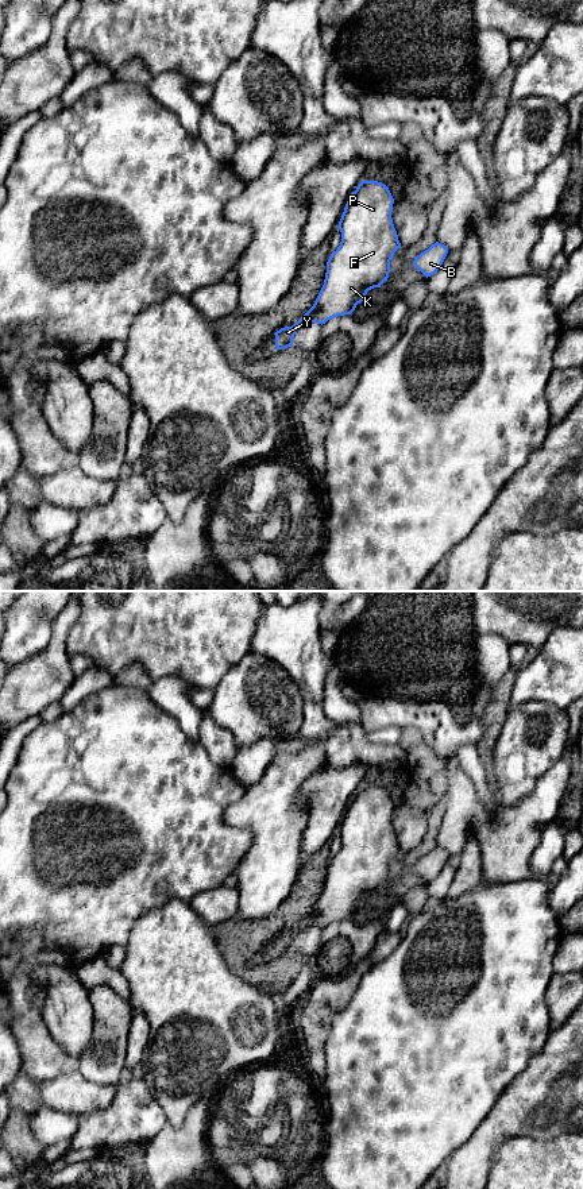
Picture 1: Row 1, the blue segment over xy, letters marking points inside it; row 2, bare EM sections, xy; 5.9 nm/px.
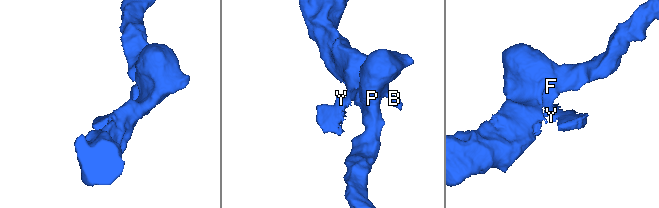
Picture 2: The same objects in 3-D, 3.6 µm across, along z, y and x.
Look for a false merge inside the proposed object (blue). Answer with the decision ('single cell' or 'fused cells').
fused cells

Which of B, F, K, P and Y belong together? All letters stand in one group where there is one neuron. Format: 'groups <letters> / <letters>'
groups B F K P / Y

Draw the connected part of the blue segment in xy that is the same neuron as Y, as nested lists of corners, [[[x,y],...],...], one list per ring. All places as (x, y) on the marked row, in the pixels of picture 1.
[[[316,304],[292,327],[285,327],[277,331],[275,335],[275,347],[278,350],[285,350],[290,345],[293,345],[293,337],[296,335],[296,331],[304,325],[308,324],[310,320],[313,312],[316,309]]]

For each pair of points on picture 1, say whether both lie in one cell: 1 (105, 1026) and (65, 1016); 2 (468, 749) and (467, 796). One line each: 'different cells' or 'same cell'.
1: different cells
2: different cells

